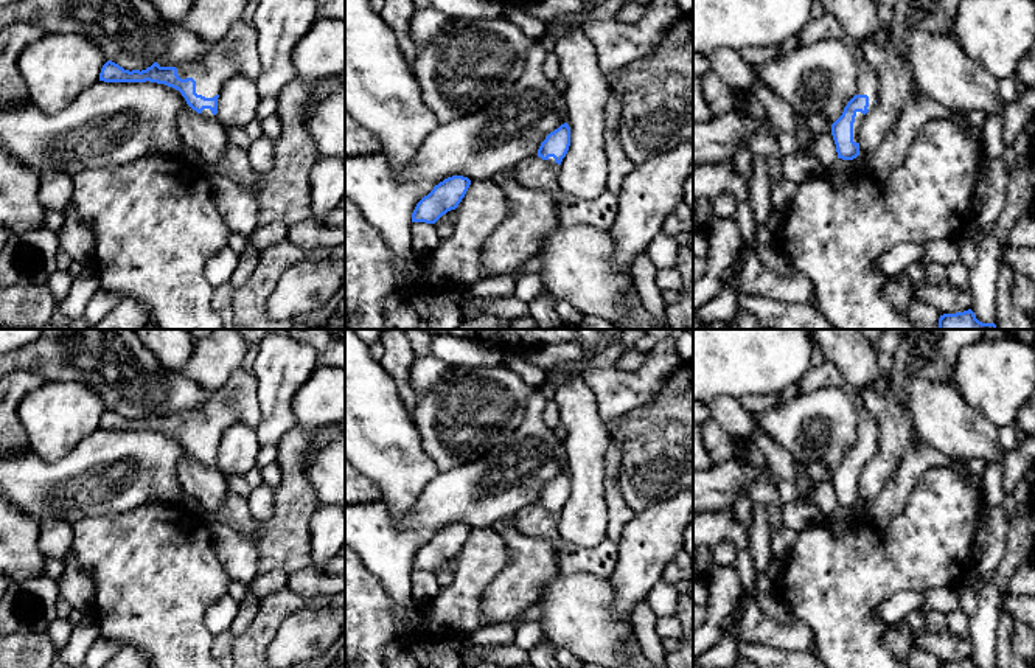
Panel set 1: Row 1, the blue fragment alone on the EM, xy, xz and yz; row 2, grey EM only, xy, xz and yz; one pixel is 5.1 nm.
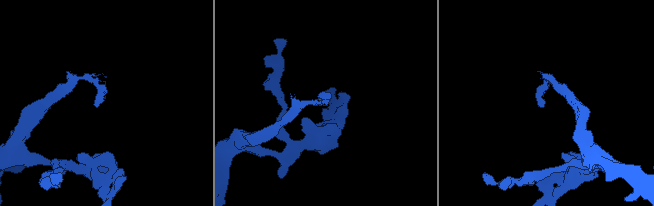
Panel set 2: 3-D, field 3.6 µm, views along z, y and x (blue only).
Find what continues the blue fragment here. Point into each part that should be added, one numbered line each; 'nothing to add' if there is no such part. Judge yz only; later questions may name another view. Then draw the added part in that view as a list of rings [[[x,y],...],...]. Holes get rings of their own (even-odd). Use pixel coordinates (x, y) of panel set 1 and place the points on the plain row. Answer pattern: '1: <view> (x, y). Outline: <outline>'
1: yz (857, 474). Outline: [[[856,460],[855,471],[853,471],[853,489],[855,489],[855,491],[859,491],[861,471],[862,471],[864,464],[866,464],[864,461]]]

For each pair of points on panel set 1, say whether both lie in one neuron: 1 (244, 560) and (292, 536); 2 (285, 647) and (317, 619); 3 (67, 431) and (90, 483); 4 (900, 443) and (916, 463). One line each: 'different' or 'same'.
1: different
2: same
3: different
4: different

